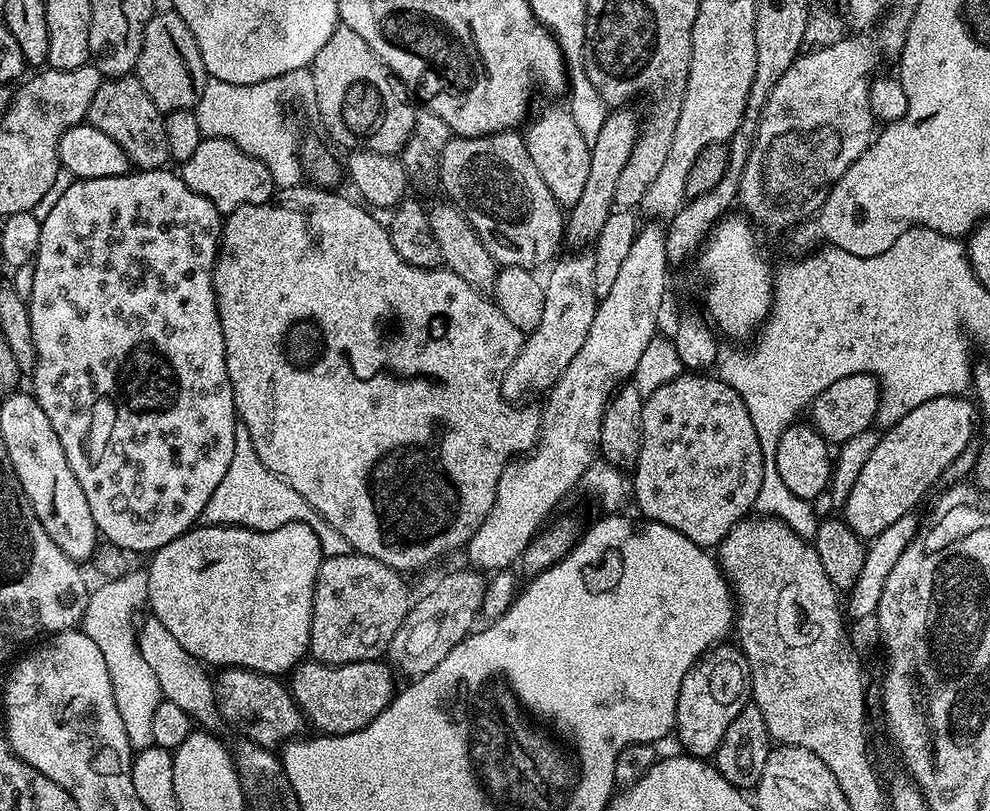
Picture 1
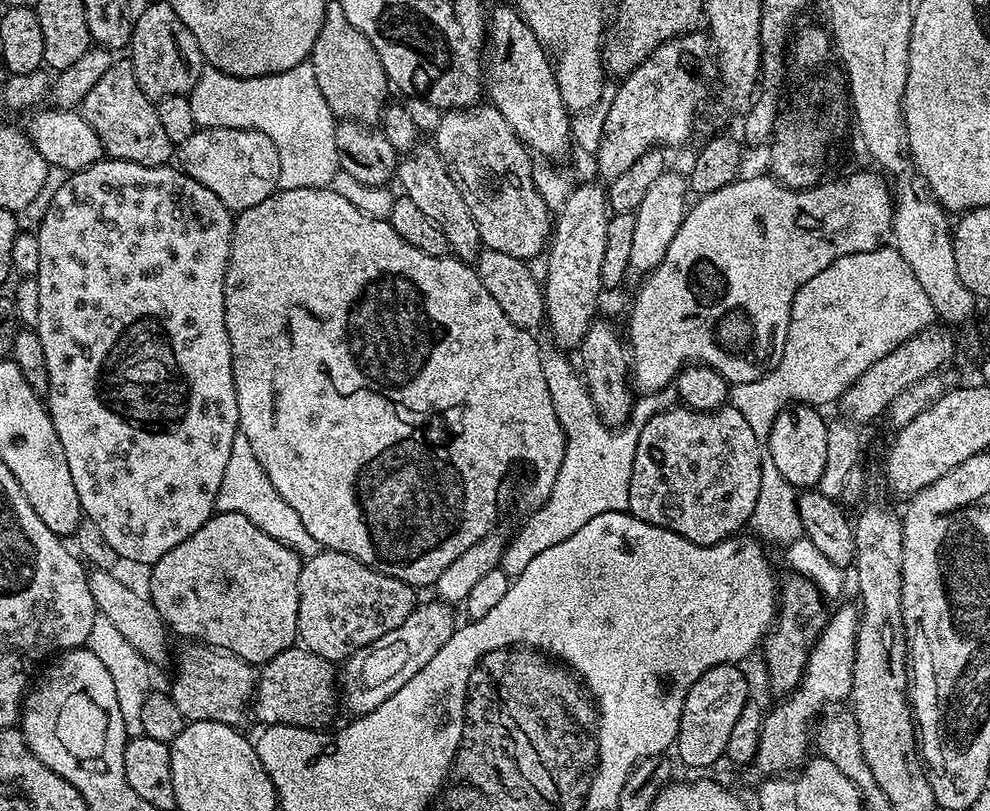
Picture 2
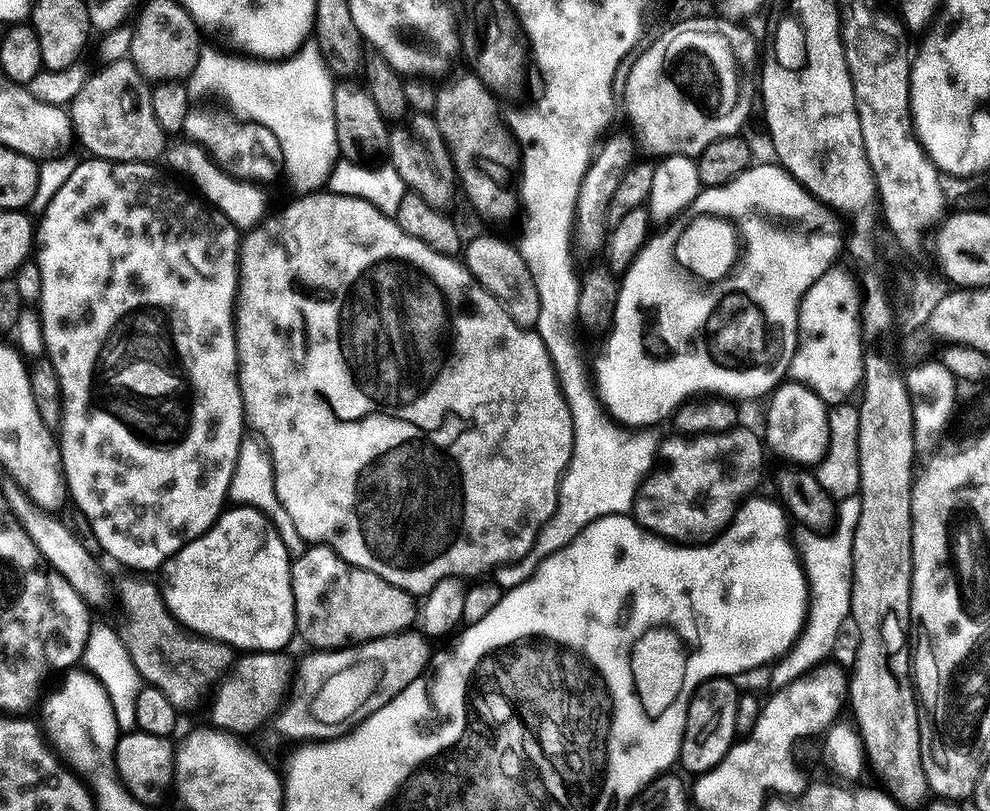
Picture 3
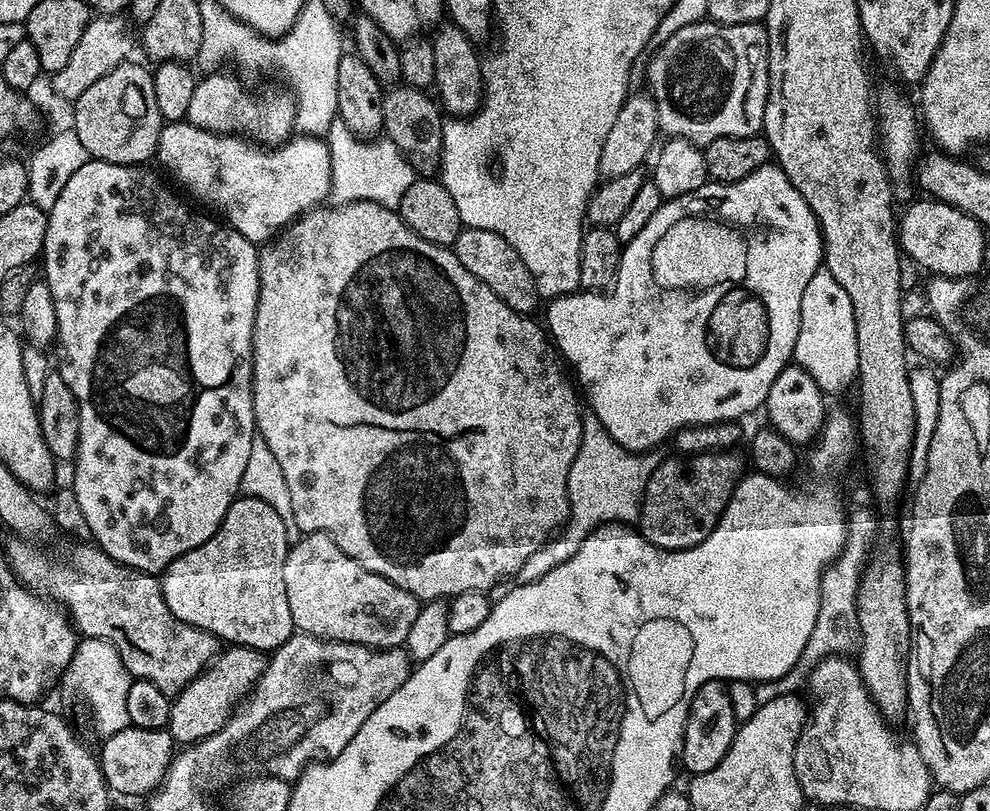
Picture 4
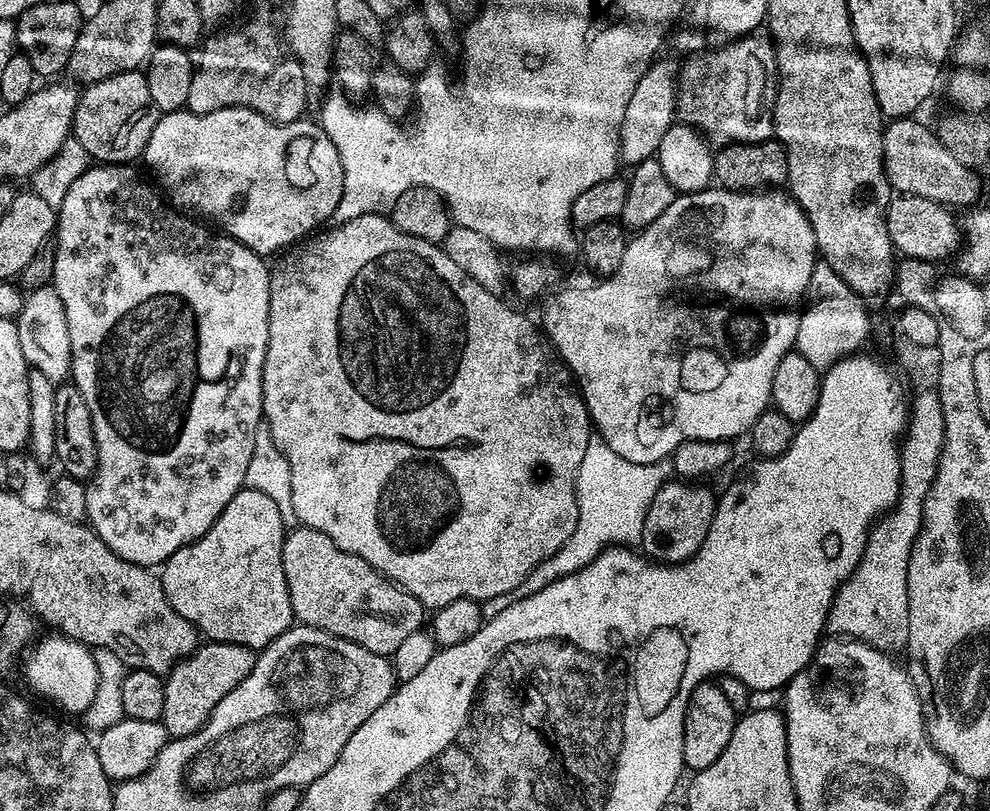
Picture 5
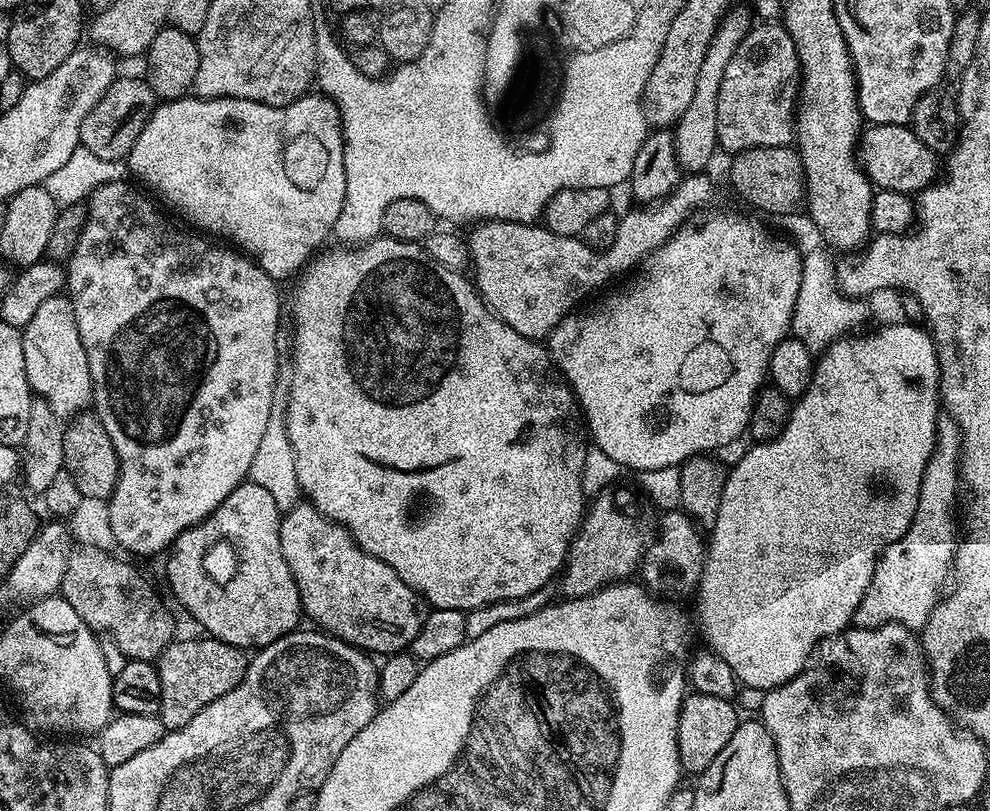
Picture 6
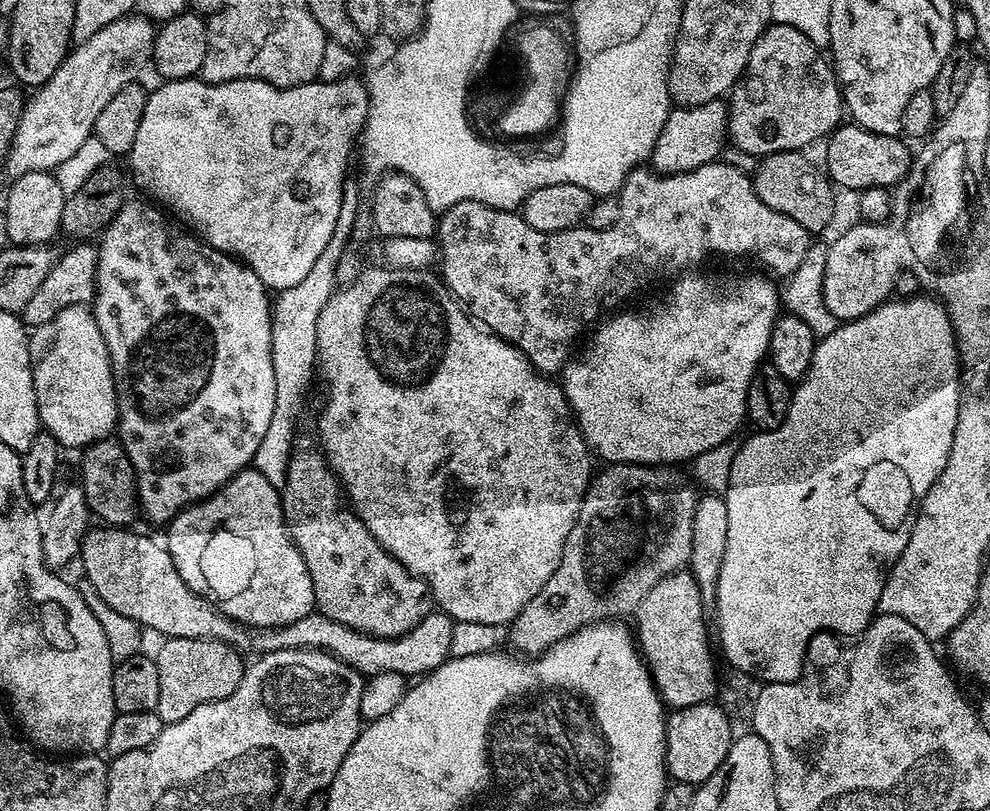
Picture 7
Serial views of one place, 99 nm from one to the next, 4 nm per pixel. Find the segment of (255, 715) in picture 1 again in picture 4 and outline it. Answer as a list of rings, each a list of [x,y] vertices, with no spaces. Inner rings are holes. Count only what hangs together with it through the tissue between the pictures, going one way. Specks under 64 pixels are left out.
[[[12,539],[6,555],[16,579],[66,610],[81,637],[111,642],[133,678],[154,682],[158,690],[175,698],[220,655],[218,637],[182,622],[166,606],[160,581],[153,573],[119,564],[92,542],[76,544],[65,556],[56,557],[43,552],[36,542]]]

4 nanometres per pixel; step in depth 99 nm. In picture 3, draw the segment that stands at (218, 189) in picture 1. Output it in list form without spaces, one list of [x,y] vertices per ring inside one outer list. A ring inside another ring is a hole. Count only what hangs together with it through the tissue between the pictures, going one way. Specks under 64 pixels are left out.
[[[196,110],[189,111],[183,135],[192,144],[203,149],[229,177],[240,182],[251,182],[256,186],[268,186],[276,175],[278,177],[281,175],[284,167],[278,138],[274,138],[274,134],[266,130],[266,126],[224,116],[211,116],[208,112],[196,112]]]

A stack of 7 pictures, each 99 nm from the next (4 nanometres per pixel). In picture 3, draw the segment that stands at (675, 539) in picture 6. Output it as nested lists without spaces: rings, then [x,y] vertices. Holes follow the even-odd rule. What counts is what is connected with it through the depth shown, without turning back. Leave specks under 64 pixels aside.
[[[733,426],[725,429],[724,432],[703,432],[700,435],[693,434],[675,434],[668,436],[661,444],[658,444],[658,460],[665,464],[665,468],[657,467],[652,470],[640,481],[640,488],[636,491],[636,497],[632,499],[631,515],[634,517],[640,527],[645,528],[647,532],[655,532],[657,536],[664,537],[665,540],[673,542],[708,542],[720,535],[725,528],[731,524],[732,519],[736,517],[736,511],[740,509],[741,504],[753,495],[752,492],[760,484],[760,479],[764,476],[764,450],[766,444],[757,433],[746,430],[743,426]]]

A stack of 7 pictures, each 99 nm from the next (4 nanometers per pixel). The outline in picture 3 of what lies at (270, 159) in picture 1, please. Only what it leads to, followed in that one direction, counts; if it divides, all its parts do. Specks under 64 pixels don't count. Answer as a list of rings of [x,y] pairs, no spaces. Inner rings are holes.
[[[308,42],[299,52],[293,52],[279,62],[261,62],[256,58],[231,55],[227,56],[216,48],[201,47],[198,62],[186,81],[189,101],[208,100],[211,96],[217,96],[235,119],[266,126],[266,130],[270,130],[270,134],[278,138],[278,146],[284,159],[282,172],[285,177],[288,175],[289,182],[297,188],[295,191],[307,194],[323,189],[328,183],[328,175],[338,163],[340,151],[334,118],[334,78],[328,71],[320,49],[315,43]]]

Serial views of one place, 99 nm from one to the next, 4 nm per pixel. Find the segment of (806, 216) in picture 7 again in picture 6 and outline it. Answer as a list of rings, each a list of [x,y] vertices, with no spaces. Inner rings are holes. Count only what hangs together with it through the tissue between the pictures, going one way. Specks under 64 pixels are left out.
[[[795,147],[751,148],[735,153],[731,160],[728,176],[732,179],[732,188],[750,207],[760,212],[769,212],[772,216],[788,216],[799,204],[801,207],[805,203],[804,167]]]

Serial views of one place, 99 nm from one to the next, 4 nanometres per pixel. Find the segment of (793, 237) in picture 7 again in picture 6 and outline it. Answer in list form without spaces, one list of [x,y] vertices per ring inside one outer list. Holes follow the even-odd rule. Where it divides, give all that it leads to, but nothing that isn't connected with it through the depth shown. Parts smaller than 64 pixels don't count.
[[[708,174],[685,175],[680,185],[665,200],[651,206],[636,206],[633,212],[623,213],[614,242],[601,249],[591,248],[583,238],[554,234],[549,228],[536,222],[519,224],[509,220],[486,220],[477,223],[473,227],[476,229],[466,236],[470,272],[472,268],[471,275],[474,277],[476,290],[490,311],[499,320],[506,322],[506,326],[518,330],[518,334],[526,338],[543,341],[579,305],[576,304],[579,300],[586,299],[595,288],[610,283],[615,276],[639,269],[651,252],[657,252],[672,235],[684,227],[691,212],[706,207],[711,200],[712,180]]]

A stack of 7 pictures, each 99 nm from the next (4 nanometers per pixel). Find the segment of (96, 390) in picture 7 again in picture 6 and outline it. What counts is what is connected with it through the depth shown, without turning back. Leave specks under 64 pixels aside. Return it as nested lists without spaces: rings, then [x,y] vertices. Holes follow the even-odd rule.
[[[67,295],[48,298],[38,306],[34,318],[22,329],[22,354],[26,362],[26,378],[37,397],[45,400],[61,418],[79,416],[92,402],[90,362],[78,334],[74,306]]]

